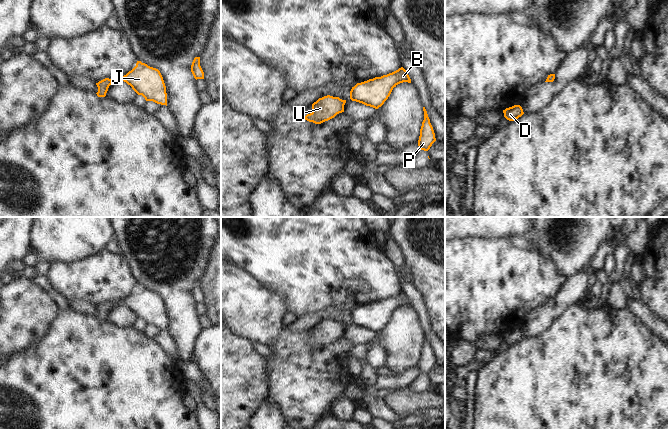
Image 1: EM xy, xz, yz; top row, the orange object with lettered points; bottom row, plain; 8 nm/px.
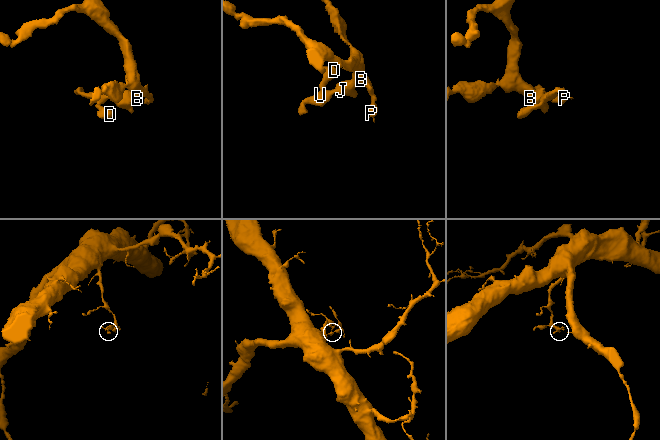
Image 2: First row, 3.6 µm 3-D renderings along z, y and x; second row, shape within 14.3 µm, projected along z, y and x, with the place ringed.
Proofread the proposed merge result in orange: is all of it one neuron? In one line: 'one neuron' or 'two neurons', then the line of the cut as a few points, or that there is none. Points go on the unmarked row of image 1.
one neuron | no cut

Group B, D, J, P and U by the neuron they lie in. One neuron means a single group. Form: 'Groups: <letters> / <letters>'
Groups: B D J P U

